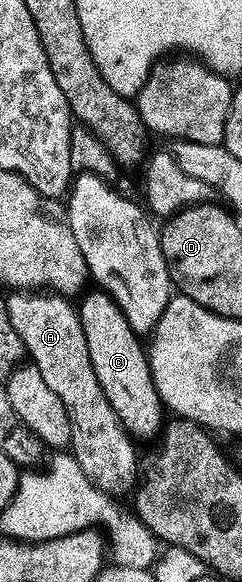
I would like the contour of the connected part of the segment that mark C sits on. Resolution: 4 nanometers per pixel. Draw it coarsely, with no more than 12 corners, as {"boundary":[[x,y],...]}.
{"boundary":[[109,293],[78,312],[96,378],[130,437],[166,410],[141,334]]}

